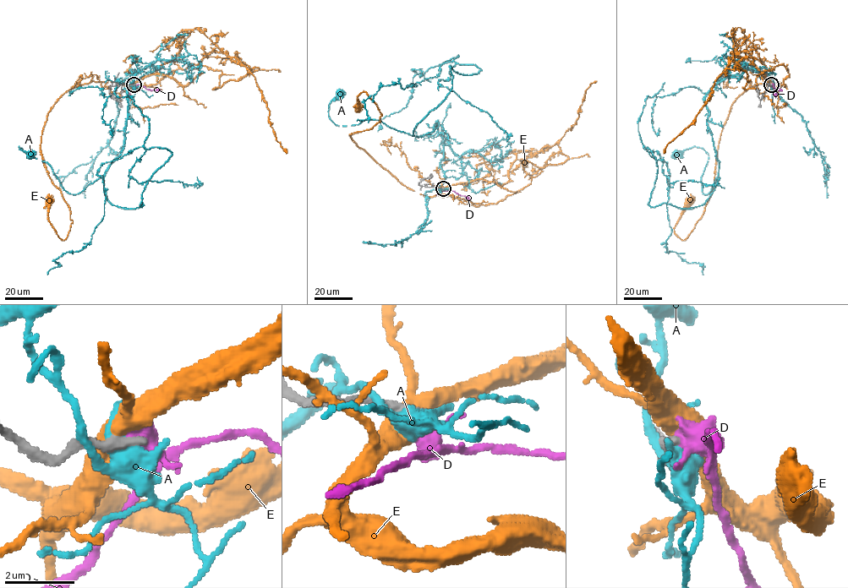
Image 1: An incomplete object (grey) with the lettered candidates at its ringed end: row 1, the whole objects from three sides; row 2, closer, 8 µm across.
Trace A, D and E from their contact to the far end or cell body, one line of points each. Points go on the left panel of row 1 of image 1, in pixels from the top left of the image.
A: (134, 84), (131, 69), (122, 154), (79, 193), (68, 193), (47, 163), (19, 147), (29, 154)
D: (134, 84), (160, 90)
E: (132, 84), (90, 81), (55, 104), (41, 155), (70, 212), (64, 240), (50, 222), (48, 201)

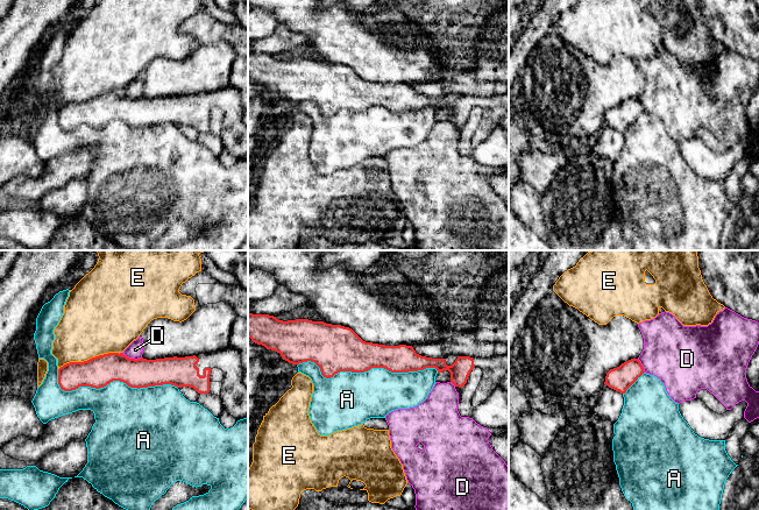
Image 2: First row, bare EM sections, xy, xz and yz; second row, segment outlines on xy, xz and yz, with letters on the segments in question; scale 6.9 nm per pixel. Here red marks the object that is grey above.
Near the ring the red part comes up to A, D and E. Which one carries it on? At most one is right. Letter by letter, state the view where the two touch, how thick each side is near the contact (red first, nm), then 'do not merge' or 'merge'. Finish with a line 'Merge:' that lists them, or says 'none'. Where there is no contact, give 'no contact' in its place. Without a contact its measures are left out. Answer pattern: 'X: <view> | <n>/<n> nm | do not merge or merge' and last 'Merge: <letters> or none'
A: xz | 320/380 nm | do not merge
D: xy | 220/110 nm | do not merge
E: xy | 220/420 nm | do not merge
Merge: none

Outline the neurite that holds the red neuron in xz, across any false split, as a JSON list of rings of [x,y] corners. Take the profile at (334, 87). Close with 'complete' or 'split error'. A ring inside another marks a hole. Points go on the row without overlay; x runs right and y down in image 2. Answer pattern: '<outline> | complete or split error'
[[[248,52],[248,77],[267,88],[279,92],[282,98],[289,102],[298,105],[307,100],[314,101],[326,118],[331,118],[340,111],[364,112],[371,107],[384,107],[391,112],[409,112],[435,107],[438,112],[448,109],[451,112],[451,122],[462,127],[467,122],[470,111],[478,106],[482,108],[483,114],[473,135],[471,143],[474,147],[483,142],[492,133],[509,109],[509,92],[487,98],[457,95],[452,105],[447,105],[445,98],[421,95],[416,92],[412,85],[385,85],[366,82],[349,66],[308,58],[283,61],[269,54]]] | split error

